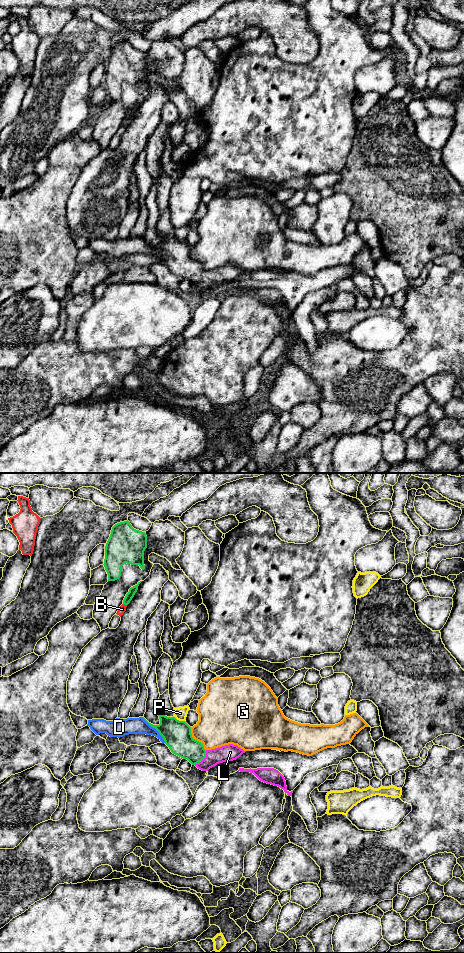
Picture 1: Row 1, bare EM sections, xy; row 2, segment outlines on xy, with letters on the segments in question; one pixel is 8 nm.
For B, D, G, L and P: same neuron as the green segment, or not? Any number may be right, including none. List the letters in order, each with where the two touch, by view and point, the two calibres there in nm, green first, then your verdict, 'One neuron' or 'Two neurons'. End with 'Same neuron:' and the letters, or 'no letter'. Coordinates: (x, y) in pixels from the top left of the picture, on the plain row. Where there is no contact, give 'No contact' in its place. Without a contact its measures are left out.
B: Touches green at xy (125, 124). Thickness 60 nm (green) against 60 nm. Two neurons
D: Touches green at xy (155, 248). Thickness 220 nm (green) against 130 nm. Two neurons
G: Touches green at xy (196, 260). Thickness 220 nm (green) against 360 nm. Two neurons
L: Touches green at xy (202, 279). Thickness 220 nm (green) against 130 nm. One neuron
P: Touches green at xy (178, 240). Thickness 220 nm (green) against 100 nm. Two neurons
Same neuron: L

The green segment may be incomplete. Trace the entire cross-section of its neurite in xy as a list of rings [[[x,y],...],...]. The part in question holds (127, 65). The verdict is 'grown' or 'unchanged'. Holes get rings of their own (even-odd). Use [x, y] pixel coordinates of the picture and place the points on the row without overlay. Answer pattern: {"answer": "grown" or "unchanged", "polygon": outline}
{"answer": "unchanged", "polygon": [[[128,40],[115,44],[105,66],[103,85],[108,94],[108,101],[120,98],[122,86],[125,83],[139,85],[144,90],[146,68],[147,56],[145,52],[134,49]]]}

